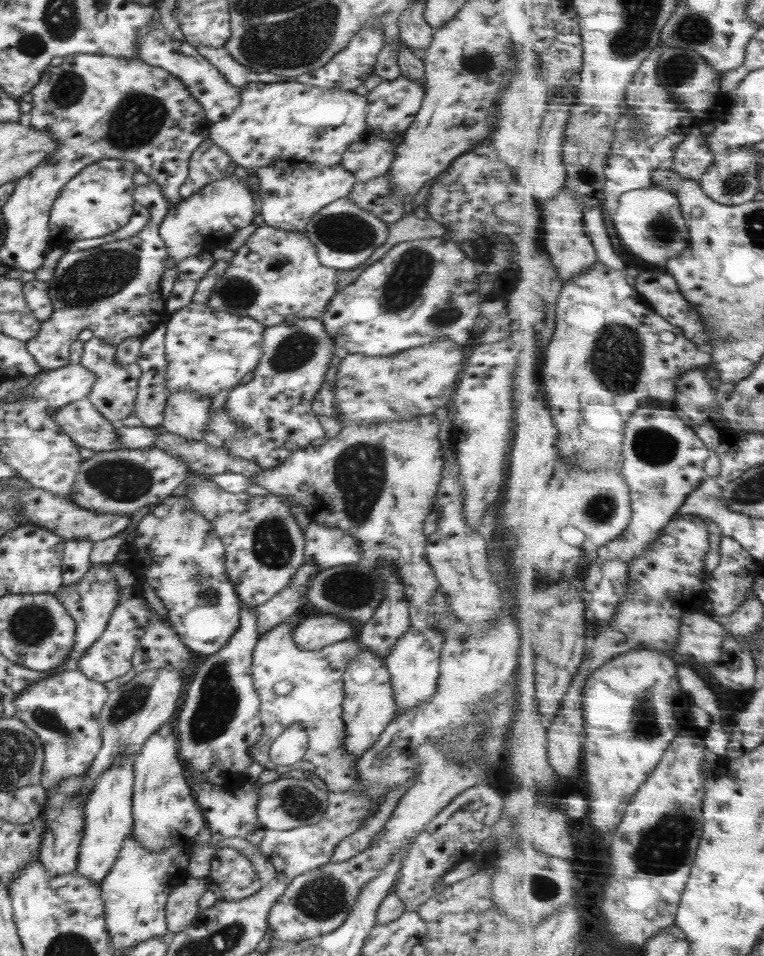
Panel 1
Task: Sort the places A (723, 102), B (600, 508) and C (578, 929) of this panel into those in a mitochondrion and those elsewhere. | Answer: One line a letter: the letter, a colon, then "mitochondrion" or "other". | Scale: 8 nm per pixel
A: other
B: mitochondrion
C: other

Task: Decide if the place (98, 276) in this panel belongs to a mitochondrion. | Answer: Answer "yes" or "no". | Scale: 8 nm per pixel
yes

